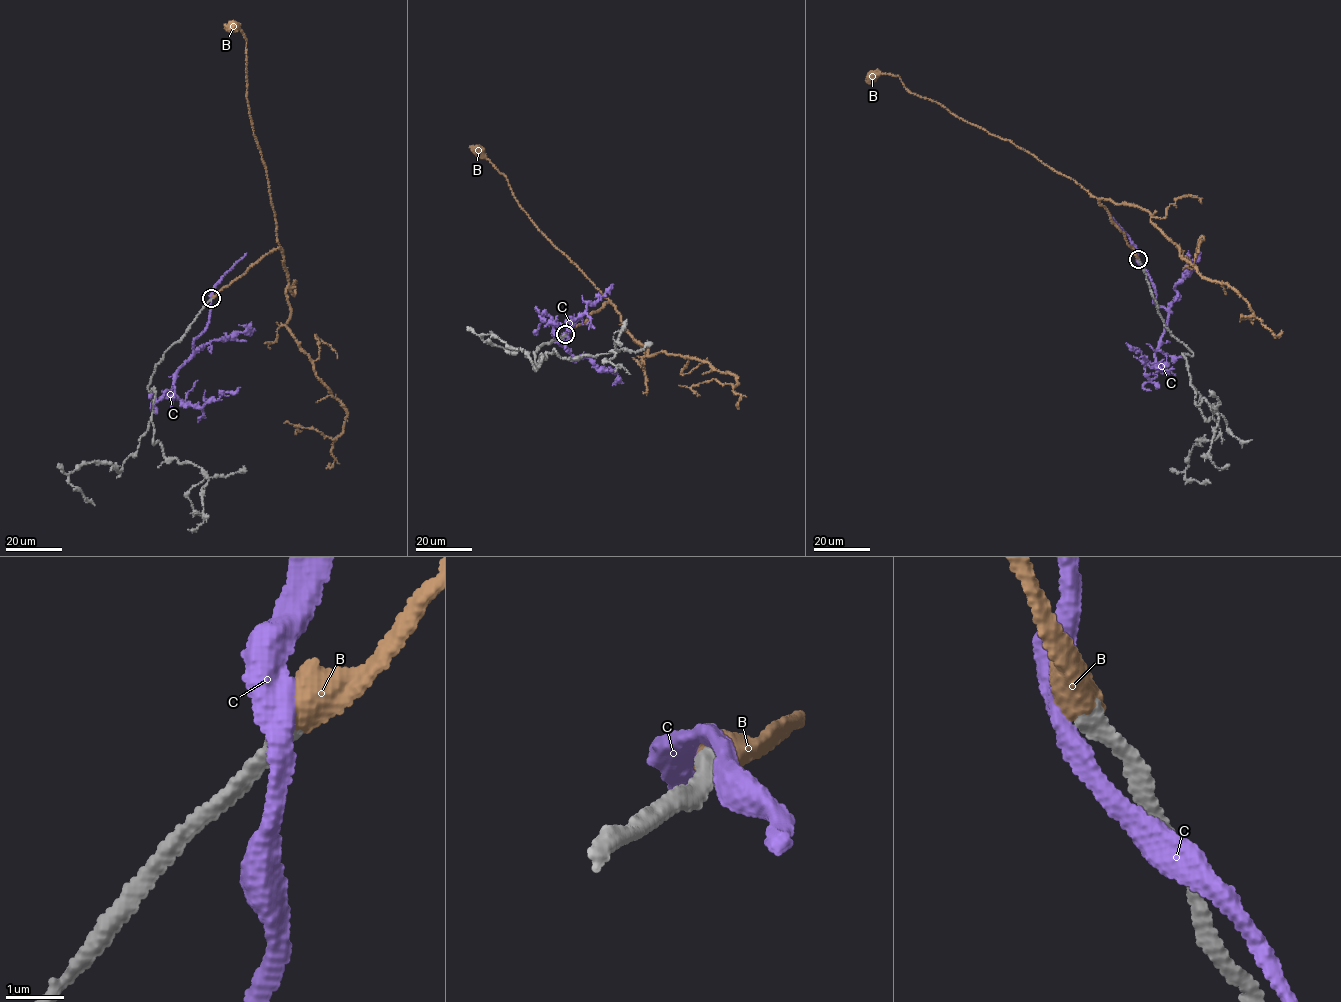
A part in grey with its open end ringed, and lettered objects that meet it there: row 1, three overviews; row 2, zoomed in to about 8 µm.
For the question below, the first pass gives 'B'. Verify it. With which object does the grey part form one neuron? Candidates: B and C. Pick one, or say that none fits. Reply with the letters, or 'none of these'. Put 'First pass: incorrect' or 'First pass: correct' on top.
First pass: correct
B

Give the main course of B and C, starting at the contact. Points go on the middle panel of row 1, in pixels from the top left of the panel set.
B: (565, 334), (583, 324), (609, 300), (531, 220), (514, 197), (506, 178), (478, 150)
C: (565, 333), (570, 339), (560, 338), (565, 347), (553, 333), (555, 322), (567, 328), (612, 284)

